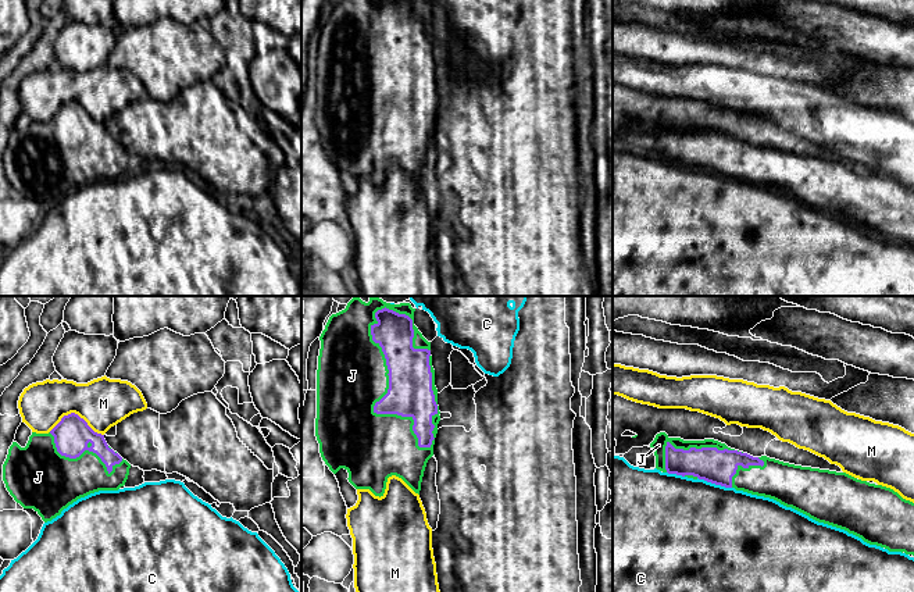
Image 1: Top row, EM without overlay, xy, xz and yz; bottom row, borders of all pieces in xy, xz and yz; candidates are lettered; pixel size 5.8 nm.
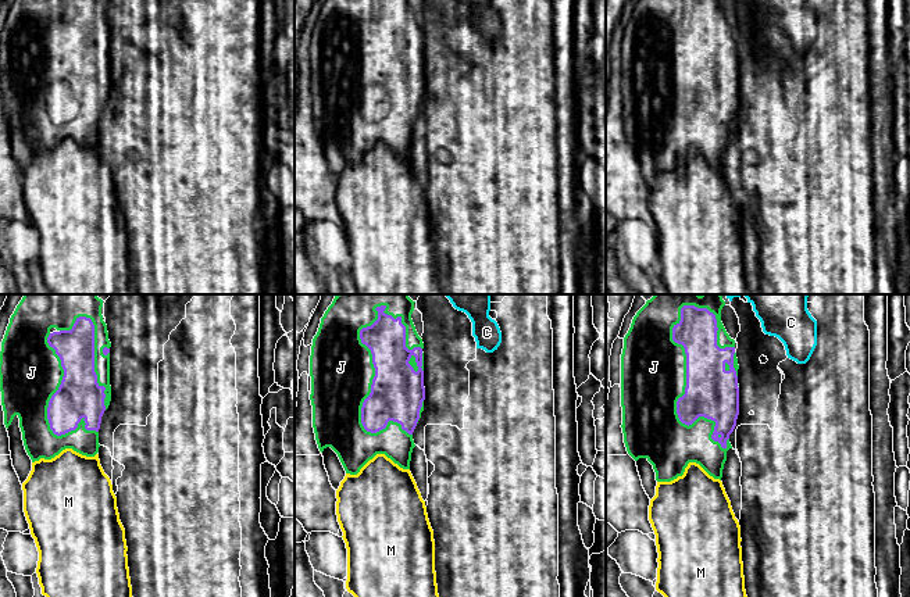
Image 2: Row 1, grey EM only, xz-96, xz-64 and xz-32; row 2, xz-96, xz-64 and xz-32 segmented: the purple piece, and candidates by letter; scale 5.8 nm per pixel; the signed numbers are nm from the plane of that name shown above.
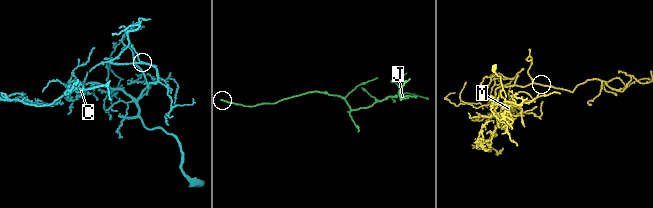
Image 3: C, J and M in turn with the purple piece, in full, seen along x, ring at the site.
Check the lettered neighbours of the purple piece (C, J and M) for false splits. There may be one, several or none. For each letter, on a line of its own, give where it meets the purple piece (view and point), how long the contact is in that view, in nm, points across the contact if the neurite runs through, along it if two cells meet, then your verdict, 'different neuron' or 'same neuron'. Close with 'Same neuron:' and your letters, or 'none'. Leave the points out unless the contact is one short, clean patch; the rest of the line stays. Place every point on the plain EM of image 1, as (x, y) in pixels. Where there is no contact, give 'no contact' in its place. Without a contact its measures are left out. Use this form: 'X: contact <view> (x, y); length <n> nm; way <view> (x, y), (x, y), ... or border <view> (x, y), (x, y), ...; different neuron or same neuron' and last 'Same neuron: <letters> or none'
C: contact yz (714, 171); length 220 nm; different neuron
J: contact xz (381, 88); length 850 nm; different neuron
M: contact xy (77, 103); length 320 nm; different neuron
Same neuron: none

